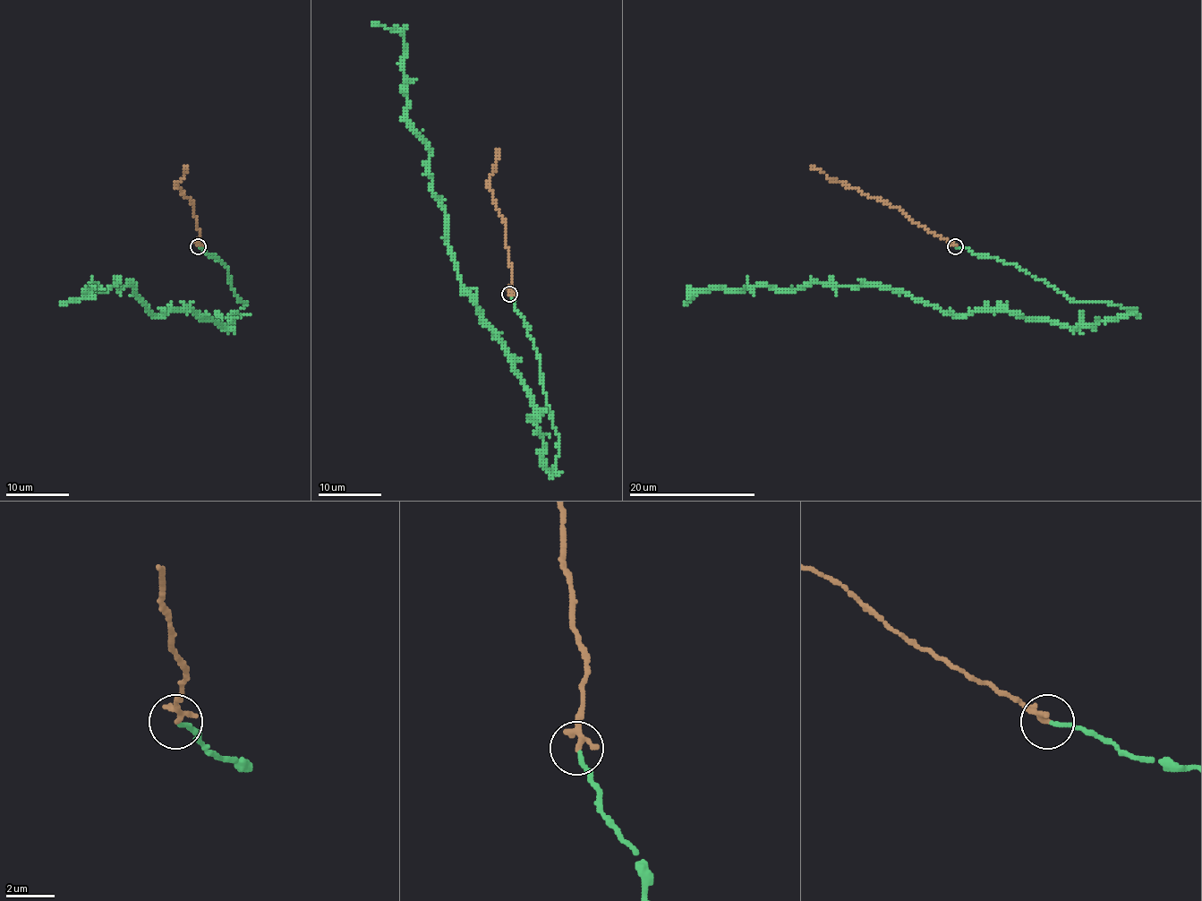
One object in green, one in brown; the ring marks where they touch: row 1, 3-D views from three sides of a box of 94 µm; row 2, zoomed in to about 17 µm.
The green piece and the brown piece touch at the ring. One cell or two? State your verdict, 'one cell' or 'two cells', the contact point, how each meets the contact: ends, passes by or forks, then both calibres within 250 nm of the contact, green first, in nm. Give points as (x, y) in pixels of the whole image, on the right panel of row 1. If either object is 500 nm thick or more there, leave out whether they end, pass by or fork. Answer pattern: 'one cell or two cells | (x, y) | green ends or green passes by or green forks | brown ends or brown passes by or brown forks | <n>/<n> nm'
one cell | (955, 246) | green ends | brown passes by | 180/180 nm

